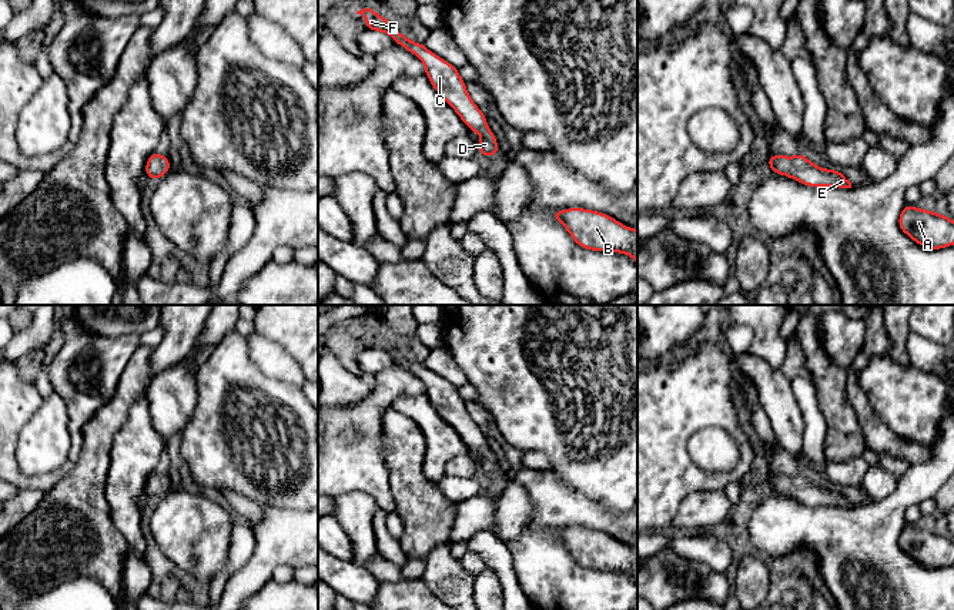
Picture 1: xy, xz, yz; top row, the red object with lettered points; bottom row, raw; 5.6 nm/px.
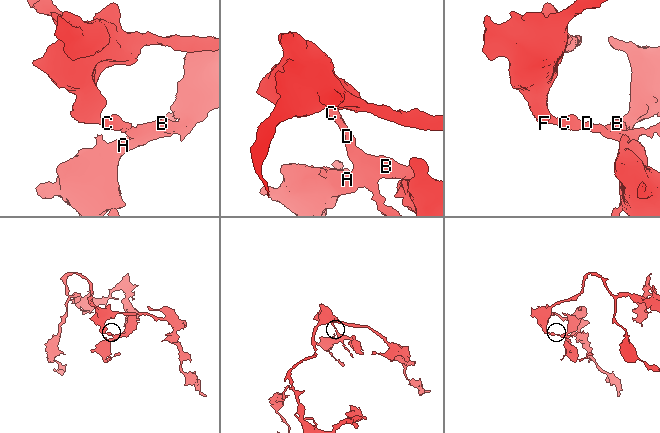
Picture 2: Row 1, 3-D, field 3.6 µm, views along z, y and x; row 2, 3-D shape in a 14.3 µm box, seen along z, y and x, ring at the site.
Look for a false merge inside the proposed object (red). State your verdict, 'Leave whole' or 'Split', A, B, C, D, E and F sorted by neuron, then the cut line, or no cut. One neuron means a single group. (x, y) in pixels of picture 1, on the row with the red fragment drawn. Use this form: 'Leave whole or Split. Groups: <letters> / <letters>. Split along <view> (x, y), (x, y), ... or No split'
Leave whole. Groups: A B C D E F. No split

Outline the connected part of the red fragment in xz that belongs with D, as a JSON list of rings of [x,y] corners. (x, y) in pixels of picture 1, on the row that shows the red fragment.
[[[375,6],[365,7],[357,14],[364,16],[368,30],[382,31],[392,37],[394,43],[418,56],[425,66],[425,76],[436,93],[455,110],[469,131],[479,133],[482,140],[478,143],[479,154],[491,157],[501,152],[496,137],[486,125],[488,117],[478,108],[466,91],[466,83],[461,78],[458,67],[453,67],[442,57],[415,43],[398,31],[385,17],[374,13]]]

